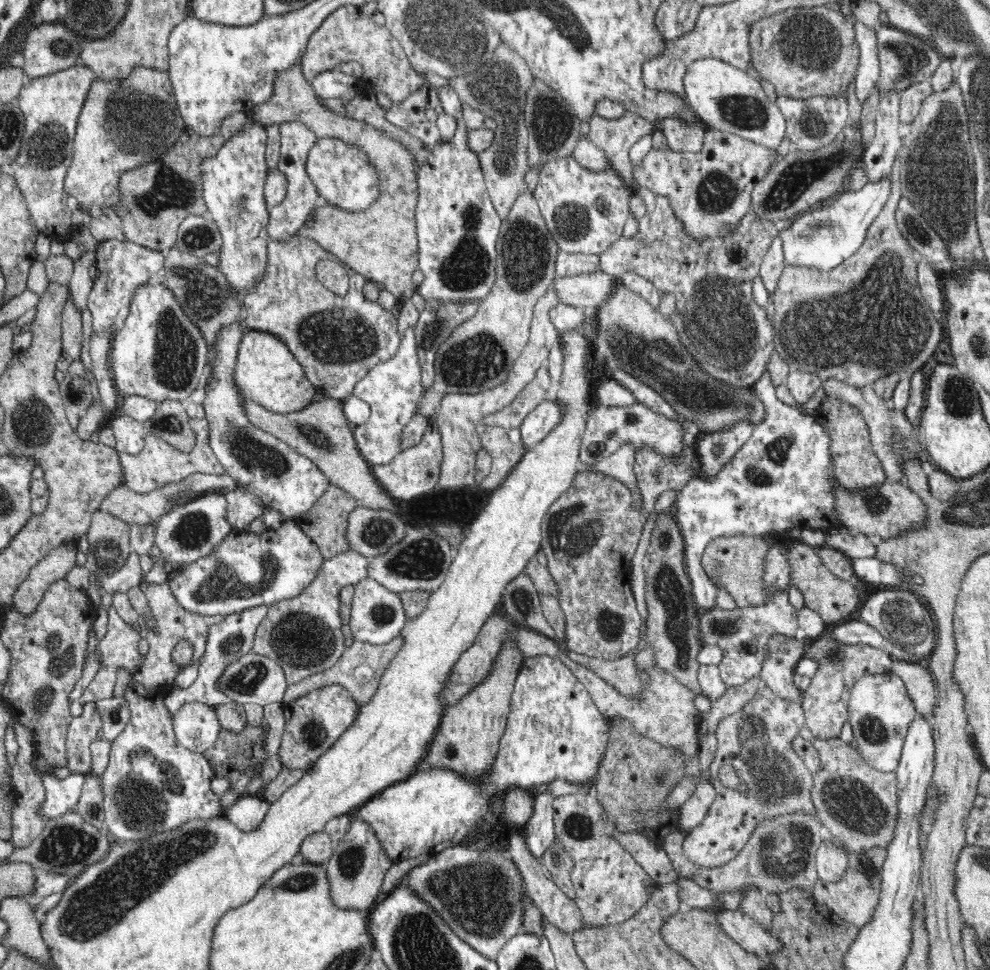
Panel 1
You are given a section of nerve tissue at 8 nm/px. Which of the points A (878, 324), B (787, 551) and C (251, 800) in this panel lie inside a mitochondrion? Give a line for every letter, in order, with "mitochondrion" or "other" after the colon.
A: mitochondrion
B: other
C: other

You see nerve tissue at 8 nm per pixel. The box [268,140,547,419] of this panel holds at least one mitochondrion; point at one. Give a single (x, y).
(333, 337)

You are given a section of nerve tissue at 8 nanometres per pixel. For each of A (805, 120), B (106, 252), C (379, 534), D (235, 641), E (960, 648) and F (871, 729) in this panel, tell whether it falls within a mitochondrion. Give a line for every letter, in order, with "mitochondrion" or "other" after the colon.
A: mitochondrion
B: other
C: mitochondrion
D: mitochondrion
E: other
F: mitochondrion

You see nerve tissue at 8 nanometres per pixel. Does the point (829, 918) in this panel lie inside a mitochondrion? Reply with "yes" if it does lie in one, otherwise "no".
no

